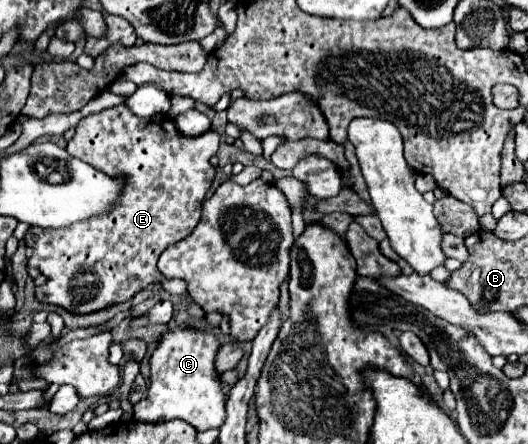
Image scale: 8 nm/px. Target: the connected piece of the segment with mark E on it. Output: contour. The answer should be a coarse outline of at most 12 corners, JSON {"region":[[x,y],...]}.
{"region":[[119,104],[67,152],[125,178],[105,218],[29,228],[35,298],[73,314],[127,302],[199,224],[213,130]]}

